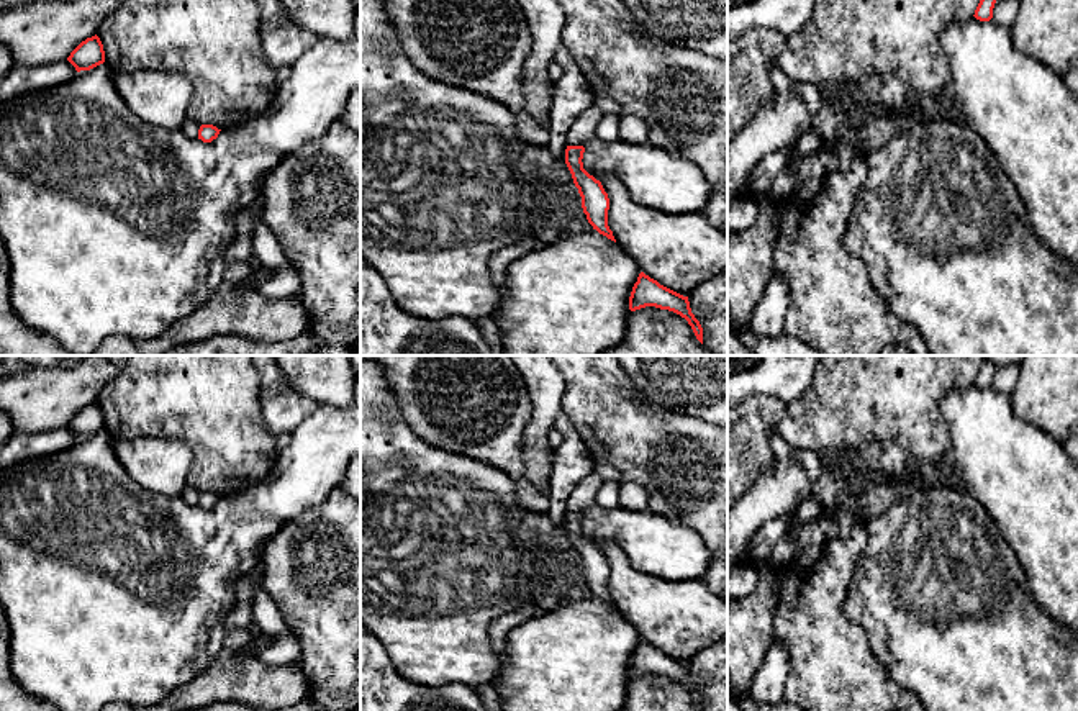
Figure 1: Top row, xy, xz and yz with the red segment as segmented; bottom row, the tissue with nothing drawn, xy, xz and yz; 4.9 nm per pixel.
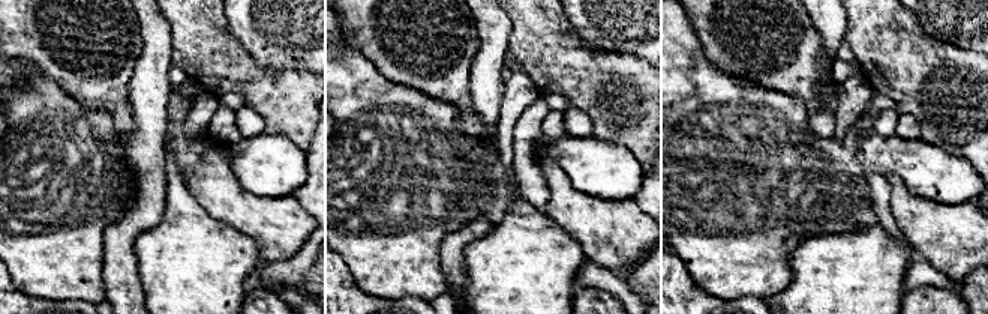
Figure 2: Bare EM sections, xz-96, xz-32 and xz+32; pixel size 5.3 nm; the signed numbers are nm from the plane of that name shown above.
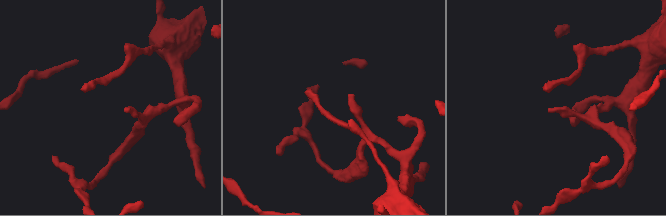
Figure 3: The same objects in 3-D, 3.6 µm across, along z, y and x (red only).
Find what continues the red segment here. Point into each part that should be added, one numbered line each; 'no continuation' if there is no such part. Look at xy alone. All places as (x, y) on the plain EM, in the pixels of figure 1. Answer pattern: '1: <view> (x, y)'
no continuation

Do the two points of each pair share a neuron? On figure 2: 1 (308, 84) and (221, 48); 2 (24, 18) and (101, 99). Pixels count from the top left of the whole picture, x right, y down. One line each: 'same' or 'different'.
1: same
2: same

